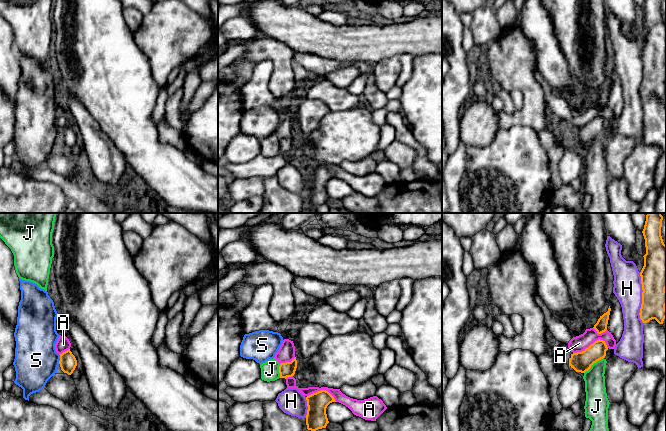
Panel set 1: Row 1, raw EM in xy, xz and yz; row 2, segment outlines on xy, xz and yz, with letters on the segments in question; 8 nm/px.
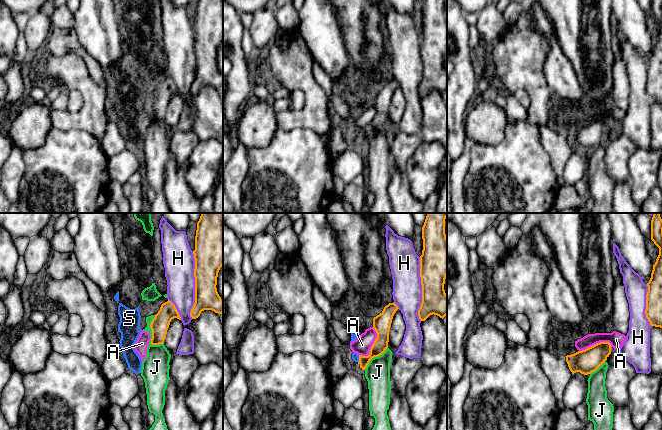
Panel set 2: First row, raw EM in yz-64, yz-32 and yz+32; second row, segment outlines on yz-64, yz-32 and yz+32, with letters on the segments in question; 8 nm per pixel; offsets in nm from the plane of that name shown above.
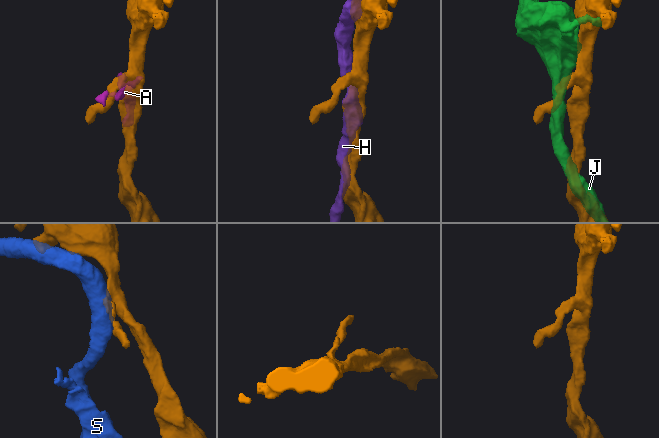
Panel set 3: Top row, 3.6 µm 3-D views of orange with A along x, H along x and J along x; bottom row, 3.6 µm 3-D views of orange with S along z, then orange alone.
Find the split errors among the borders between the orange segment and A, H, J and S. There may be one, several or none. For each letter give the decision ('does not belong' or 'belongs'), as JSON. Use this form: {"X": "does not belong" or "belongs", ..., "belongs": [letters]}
{"A": "does not belong", "H": "does not belong", "J": "does not belong", "S": "does not belong", "belongs": []}

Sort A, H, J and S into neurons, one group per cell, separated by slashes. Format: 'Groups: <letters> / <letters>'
Groups: A / H / J / S

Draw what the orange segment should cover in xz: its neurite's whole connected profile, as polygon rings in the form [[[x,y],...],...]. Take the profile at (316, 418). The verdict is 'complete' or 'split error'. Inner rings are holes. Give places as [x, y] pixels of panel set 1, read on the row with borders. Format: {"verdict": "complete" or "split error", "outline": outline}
{"verdict": "complete", "outline": [[[321,390],[307,396],[306,400],[308,406],[306,415],[307,429],[316,431],[326,428],[329,423],[326,408],[330,403],[336,402],[334,397],[328,391]]]}

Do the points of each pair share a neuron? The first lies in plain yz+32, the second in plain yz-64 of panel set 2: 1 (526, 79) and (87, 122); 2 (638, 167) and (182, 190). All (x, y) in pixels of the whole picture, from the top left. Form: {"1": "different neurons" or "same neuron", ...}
{"1": "same neuron", "2": "different neurons"}

